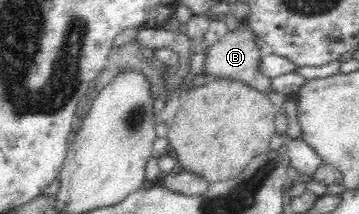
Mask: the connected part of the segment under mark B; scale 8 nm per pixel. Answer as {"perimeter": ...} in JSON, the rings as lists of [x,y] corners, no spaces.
{"perimeter":[[[243,23],[235,31],[229,31],[219,42],[213,42],[204,51],[205,54],[203,74],[204,78],[225,78],[233,81],[241,81],[256,88],[262,93],[270,89],[270,78],[267,78],[261,71],[257,71],[259,58],[262,54],[255,47],[256,34],[251,30],[248,23]]]}

